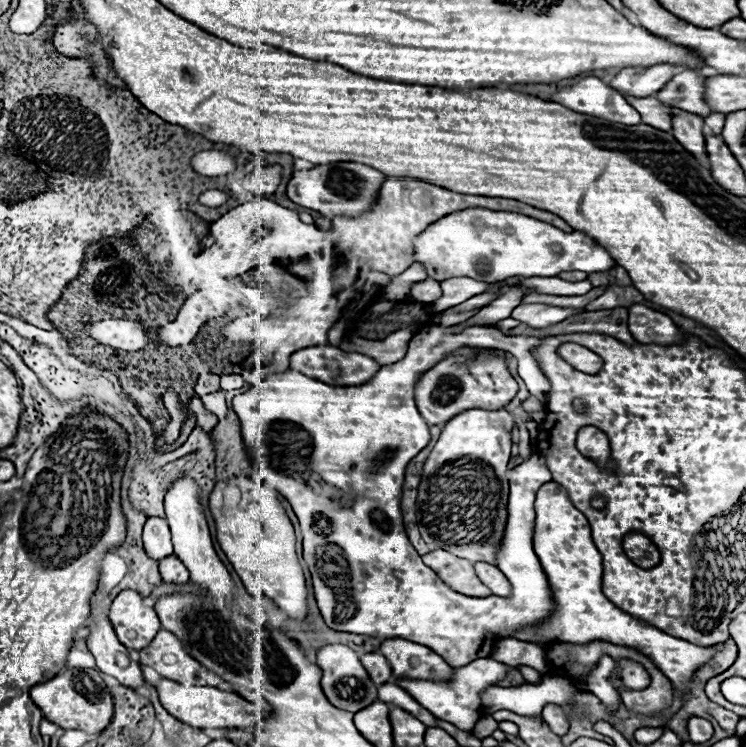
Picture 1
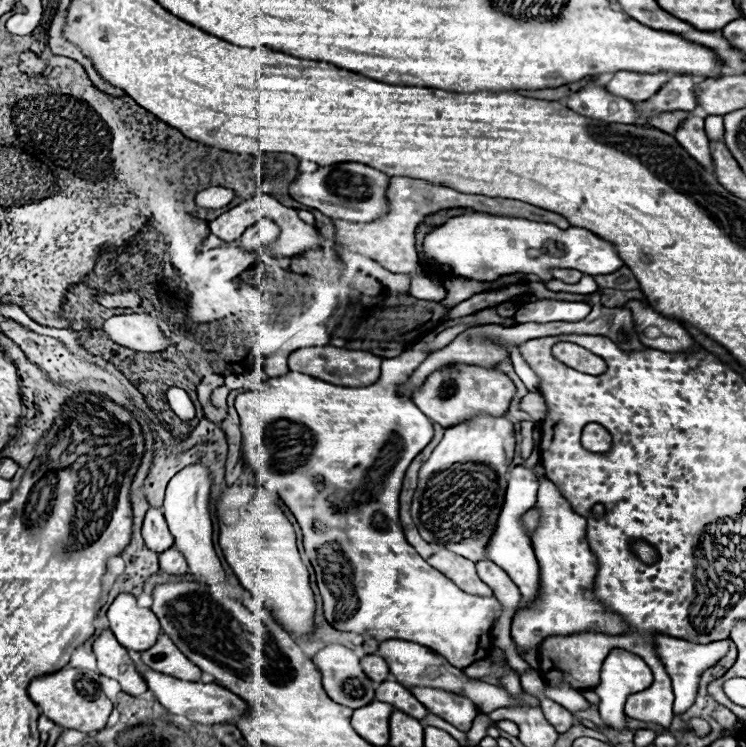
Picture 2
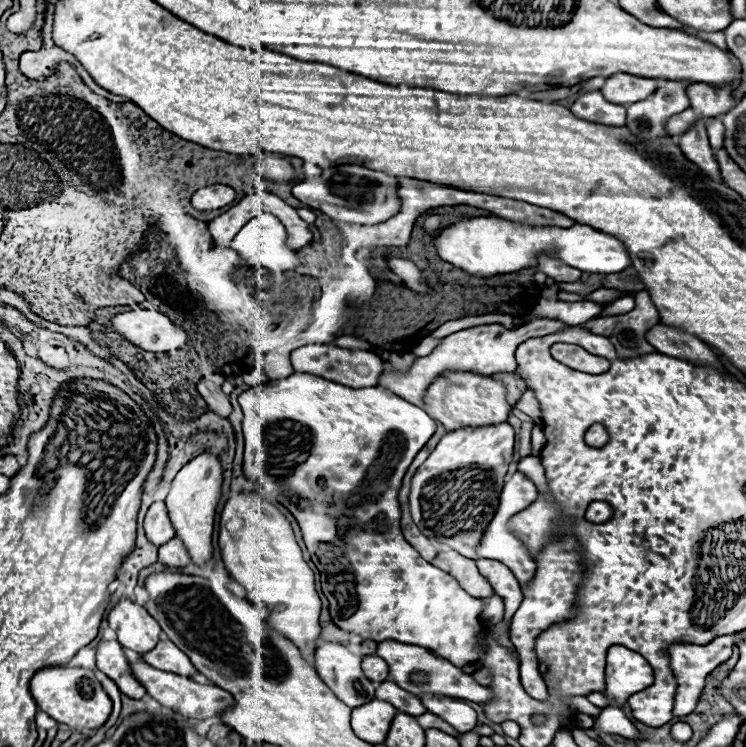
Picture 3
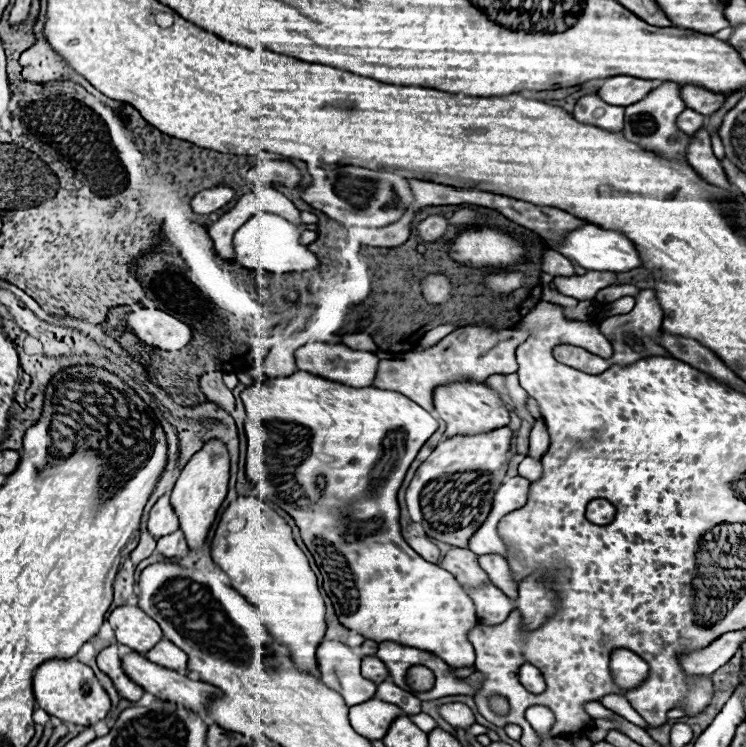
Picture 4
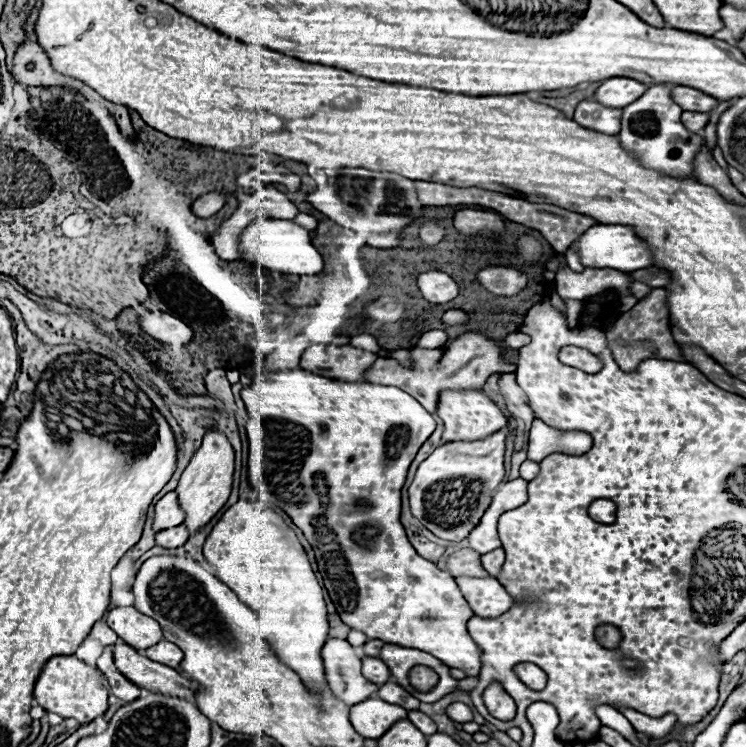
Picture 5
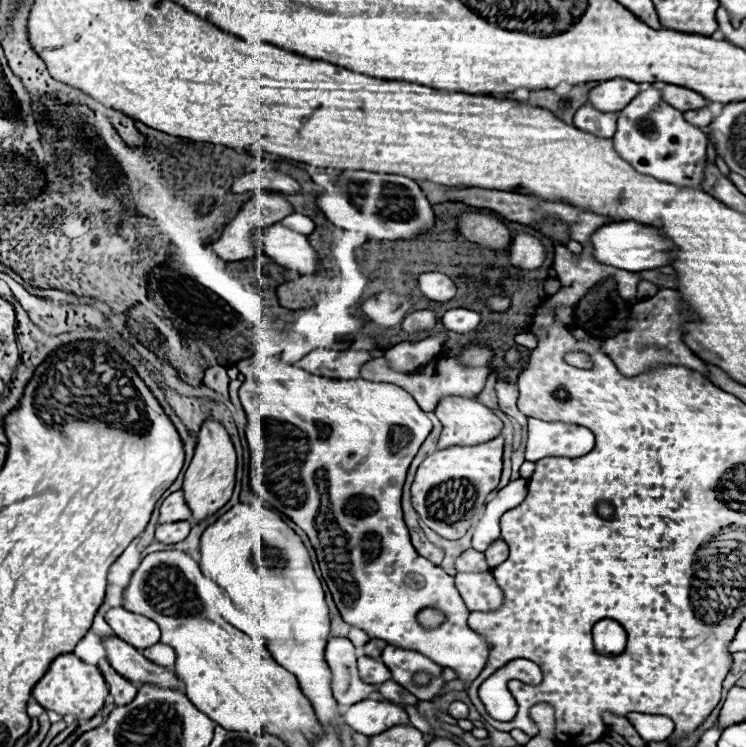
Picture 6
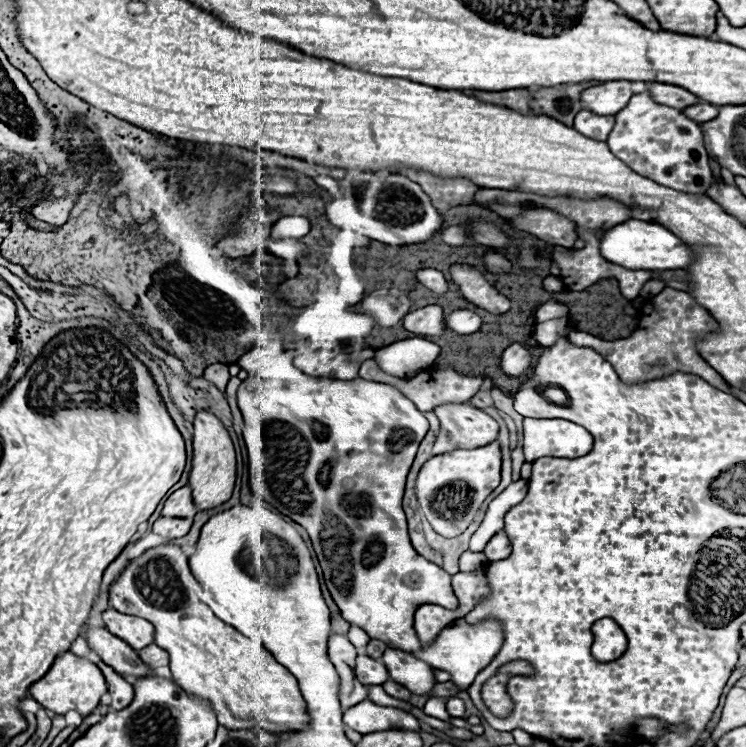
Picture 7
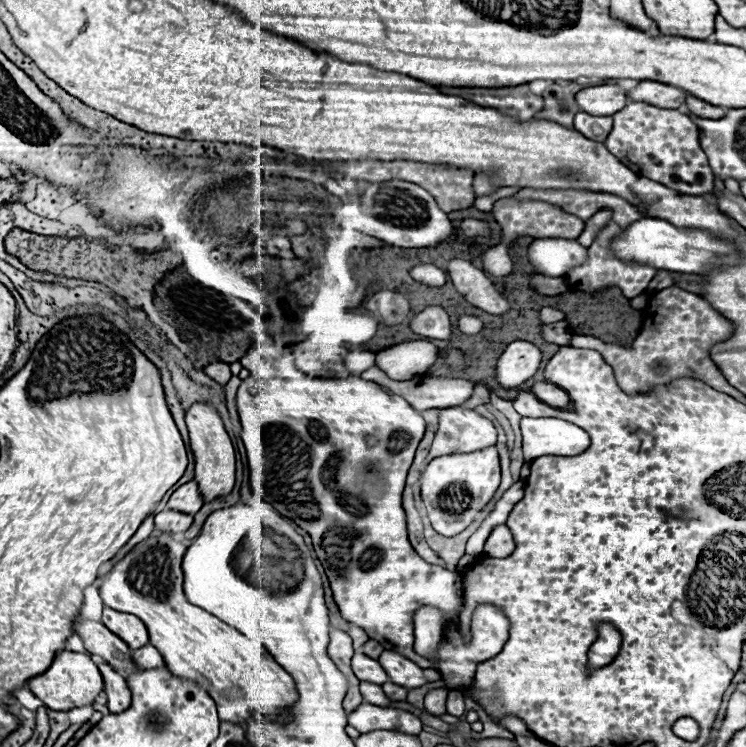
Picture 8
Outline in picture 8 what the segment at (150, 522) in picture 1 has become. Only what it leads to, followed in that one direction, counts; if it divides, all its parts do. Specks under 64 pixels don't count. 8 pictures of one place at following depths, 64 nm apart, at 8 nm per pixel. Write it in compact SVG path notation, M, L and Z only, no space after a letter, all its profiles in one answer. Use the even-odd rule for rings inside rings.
M192 480L184 486L180 486L168 500L166 508L174 510L174 512L182 512L182 514L196 514L202 508L202 498L198 494L198 484Z

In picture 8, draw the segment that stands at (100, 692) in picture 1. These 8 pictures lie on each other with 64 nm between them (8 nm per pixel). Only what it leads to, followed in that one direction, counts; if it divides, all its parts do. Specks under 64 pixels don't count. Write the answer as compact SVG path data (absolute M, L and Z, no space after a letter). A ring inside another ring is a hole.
M62 650L56 654L52 666L44 674L40 674L28 682L28 688L36 698L40 698L44 702L46 708L68 712L72 708L92 706L96 696L104 690L104 682L102 682L100 670L96 668L96 664L90 660L88 654L76 654L76 652Z

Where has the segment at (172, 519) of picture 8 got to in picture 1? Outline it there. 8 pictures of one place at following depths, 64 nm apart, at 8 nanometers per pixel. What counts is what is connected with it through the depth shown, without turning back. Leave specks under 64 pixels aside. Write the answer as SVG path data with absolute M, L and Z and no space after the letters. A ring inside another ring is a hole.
M168 556L160 562L160 576L164 582L170 582L170 584L186 584L188 582L188 570L176 556Z

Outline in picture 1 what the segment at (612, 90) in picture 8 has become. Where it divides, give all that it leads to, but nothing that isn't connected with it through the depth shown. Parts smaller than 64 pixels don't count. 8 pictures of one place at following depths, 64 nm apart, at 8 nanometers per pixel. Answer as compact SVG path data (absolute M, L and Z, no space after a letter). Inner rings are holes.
M656 64L648 68L624 68L616 78L612 80L612 88L616 88L622 94L632 94L636 98L646 98L656 92L660 92L674 76L678 68L672 64Z

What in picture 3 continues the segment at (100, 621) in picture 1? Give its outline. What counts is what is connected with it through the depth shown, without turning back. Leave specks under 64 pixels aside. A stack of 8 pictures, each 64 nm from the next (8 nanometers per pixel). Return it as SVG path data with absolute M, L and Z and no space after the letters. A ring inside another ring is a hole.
M102 640L96 648L96 660L98 660L98 670L110 676L122 694L130 698L142 698L146 694L146 688L134 678L130 670L130 662L124 656L124 648L116 640Z

